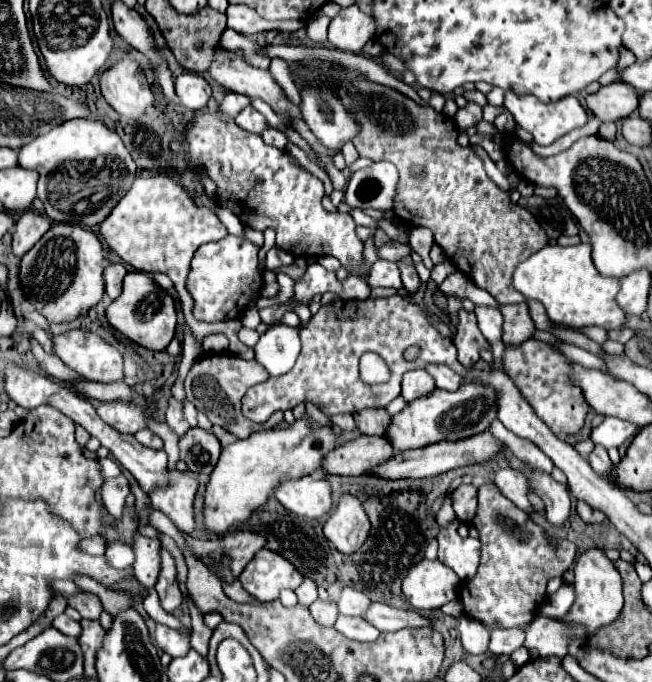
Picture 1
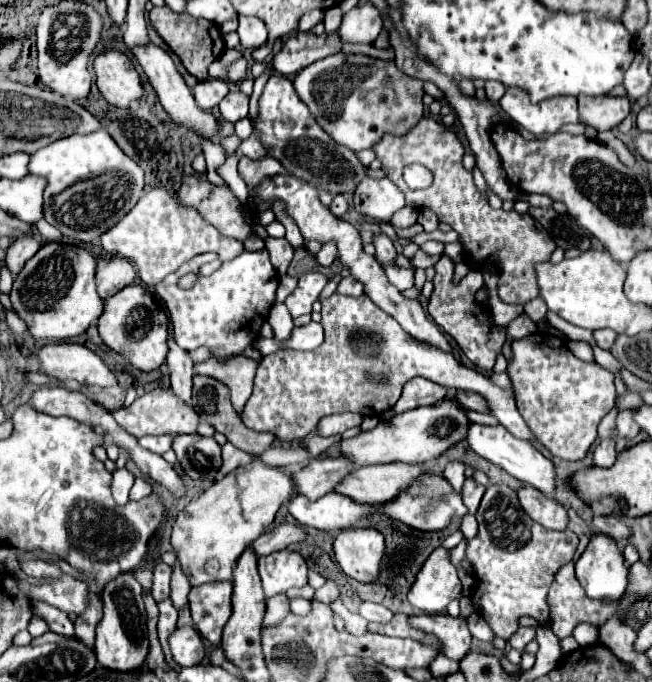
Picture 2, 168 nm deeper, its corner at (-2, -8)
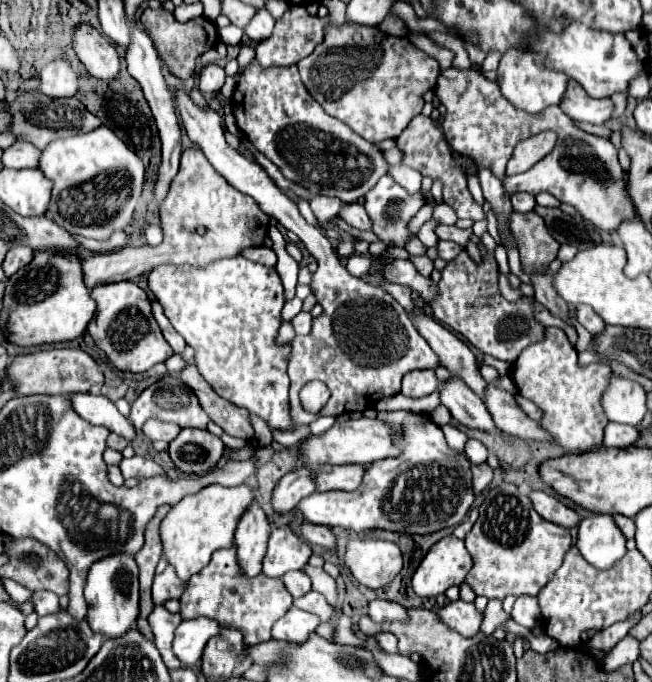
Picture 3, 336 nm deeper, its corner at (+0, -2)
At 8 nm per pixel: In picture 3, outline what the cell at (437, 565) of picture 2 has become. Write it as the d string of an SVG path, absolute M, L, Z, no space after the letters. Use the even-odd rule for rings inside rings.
M445 536L427 552L419 570L415 570L413 590L423 598L439 596L447 588L461 584L471 566L465 542L455 536Z

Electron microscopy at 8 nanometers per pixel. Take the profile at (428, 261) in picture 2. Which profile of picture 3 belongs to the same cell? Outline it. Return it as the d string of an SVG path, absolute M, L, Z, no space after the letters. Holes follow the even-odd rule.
M439 240L439 244L437 244L437 254L439 254L439 258L443 258L445 262L449 262L449 260L453 260L459 252L461 252L463 248L459 246L459 244L455 244L455 242L447 242L447 240Z

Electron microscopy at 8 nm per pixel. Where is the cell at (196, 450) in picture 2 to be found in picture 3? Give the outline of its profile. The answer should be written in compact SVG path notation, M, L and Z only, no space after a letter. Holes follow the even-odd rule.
M183 428L179 436L169 444L167 452L181 472L207 474L223 456L225 446L221 438L207 430Z

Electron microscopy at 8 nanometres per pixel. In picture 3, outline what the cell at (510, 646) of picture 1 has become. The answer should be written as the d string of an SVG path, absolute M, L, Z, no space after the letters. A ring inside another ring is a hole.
M517 598L513 612L511 612L511 618L525 628L537 628L539 618L541 618L537 598Z

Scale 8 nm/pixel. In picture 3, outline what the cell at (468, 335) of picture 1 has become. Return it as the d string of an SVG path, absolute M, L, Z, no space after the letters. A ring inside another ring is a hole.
M479 244L483 254L483 264L477 266L467 252L461 252L455 260L447 262L441 270L441 280L437 294L431 300L433 316L463 338L469 340L477 350L493 358L513 362L523 348L543 338L543 326L533 318L531 302L521 298L517 302L507 302L497 288L497 262L489 258L483 244Z

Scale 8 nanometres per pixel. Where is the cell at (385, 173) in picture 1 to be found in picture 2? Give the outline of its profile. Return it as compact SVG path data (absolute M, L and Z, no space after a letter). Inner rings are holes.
M389 178L363 180L353 194L353 204L357 212L381 222L389 222L397 210L407 206L403 192Z

